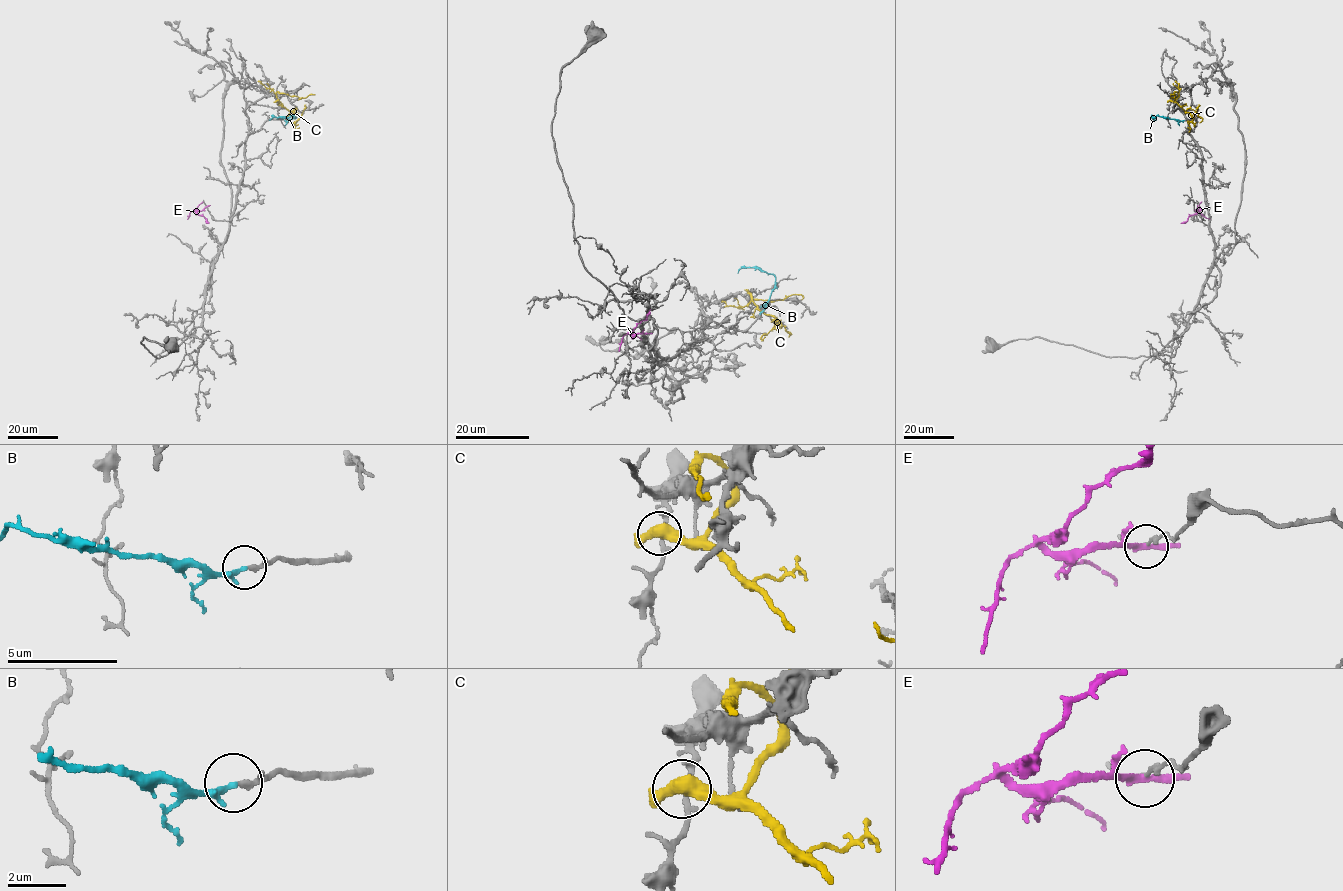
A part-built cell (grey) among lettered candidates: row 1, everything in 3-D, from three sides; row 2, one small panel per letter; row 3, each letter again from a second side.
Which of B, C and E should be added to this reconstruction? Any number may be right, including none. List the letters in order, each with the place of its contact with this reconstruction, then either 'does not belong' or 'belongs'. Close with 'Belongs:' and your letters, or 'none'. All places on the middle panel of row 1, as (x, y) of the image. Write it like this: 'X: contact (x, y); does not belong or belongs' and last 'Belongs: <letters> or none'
B: contact (760, 313); belongs
C: contact (748, 293); does not belong
E: contact (646, 333); does not belong
Belongs: B

